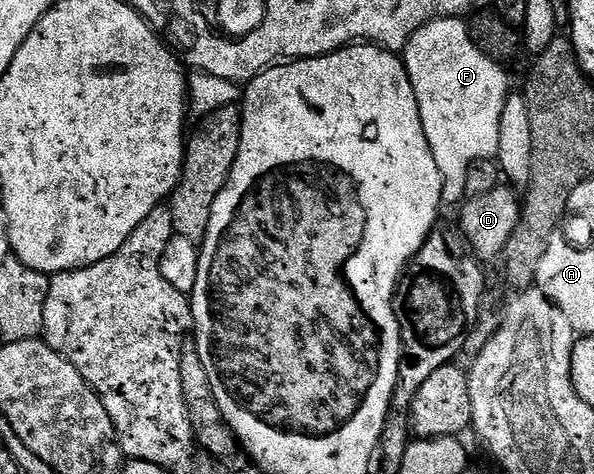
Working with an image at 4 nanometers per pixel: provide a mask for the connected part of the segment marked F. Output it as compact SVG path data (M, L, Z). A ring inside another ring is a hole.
M452 16L428 21L406 44L404 63L414 87L430 152L443 177L447 181L461 181L471 166L482 162L478 160L493 161L500 146L500 118L504 114L504 102L511 88L506 81L506 72L501 68L503 65L486 56L473 44L467 21Z

